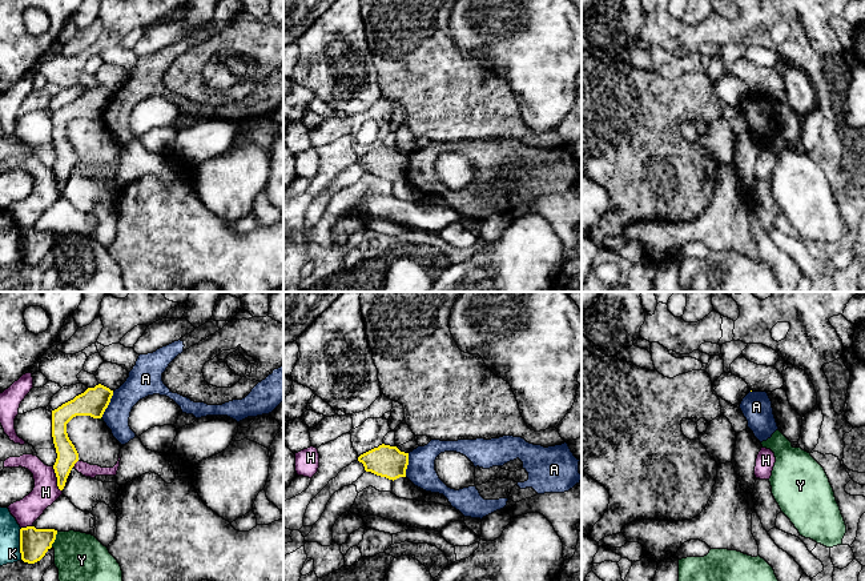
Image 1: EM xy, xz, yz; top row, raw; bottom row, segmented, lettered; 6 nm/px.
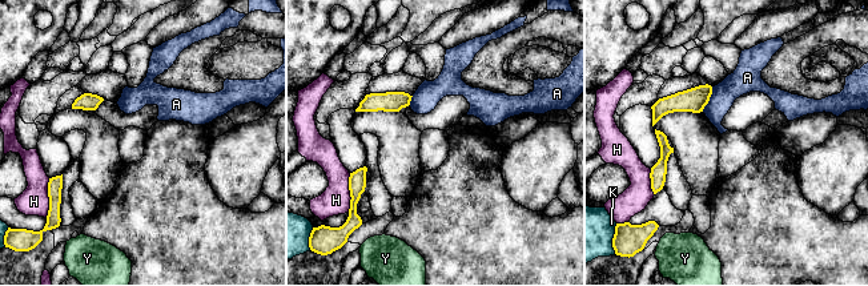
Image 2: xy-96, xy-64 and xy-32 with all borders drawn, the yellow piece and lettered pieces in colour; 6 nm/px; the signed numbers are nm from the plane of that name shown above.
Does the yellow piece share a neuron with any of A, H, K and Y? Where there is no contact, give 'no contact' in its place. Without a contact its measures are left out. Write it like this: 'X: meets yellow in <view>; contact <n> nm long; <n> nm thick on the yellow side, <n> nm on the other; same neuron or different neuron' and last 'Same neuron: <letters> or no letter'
A: meets yellow in xy; contact 170 nm long; 170 nm thick on the yellow side, 190 nm on the other; different neuron
H: meets yellow in xy; contact 160 nm long; 130 nm thick on the yellow side, 160 nm on the other; different neuron
K: meets yellow in xy; contact 190 nm long; 180 nm thick on the yellow side, 130 nm on the other; different neuron
Y: meets yellow in xy; contact 100 nm long; 180 nm thick on the yellow side, 300 nm on the other; different neuron
Same neuron: no letter

